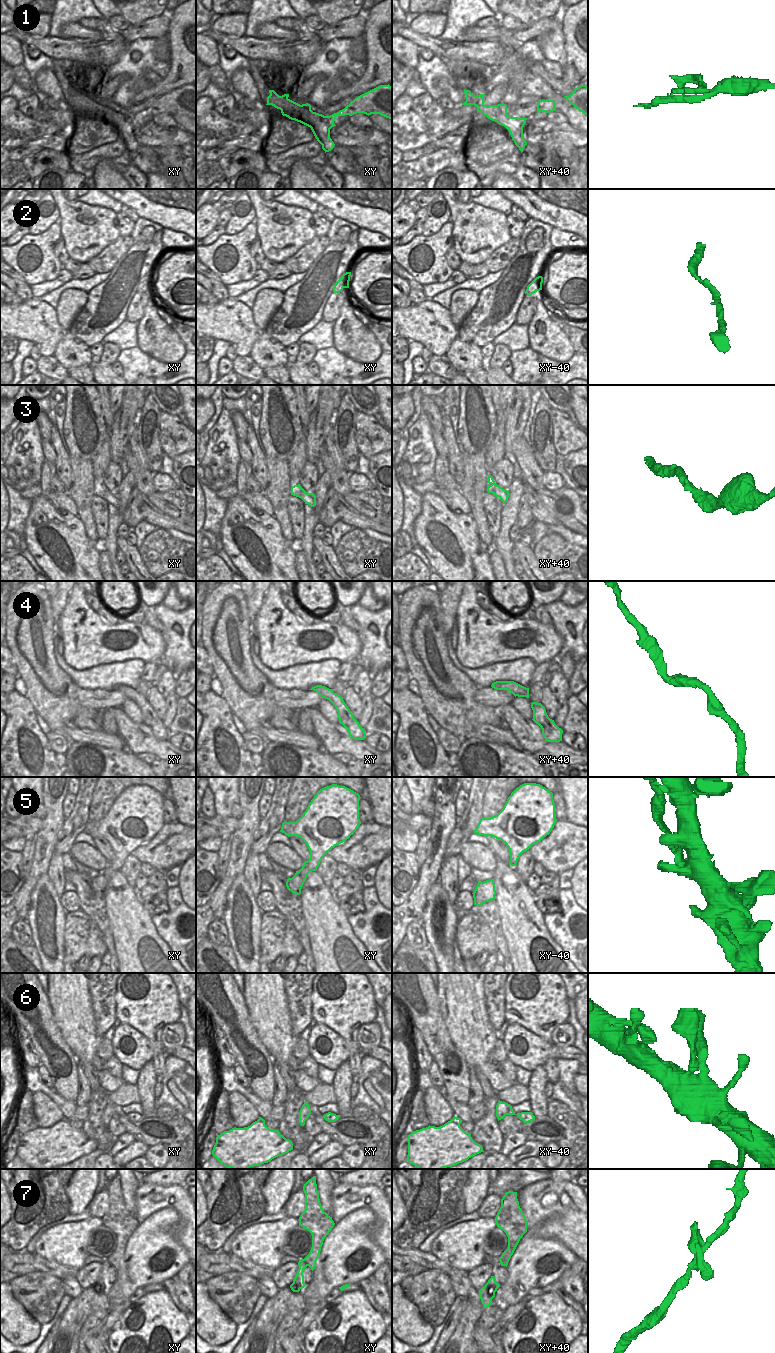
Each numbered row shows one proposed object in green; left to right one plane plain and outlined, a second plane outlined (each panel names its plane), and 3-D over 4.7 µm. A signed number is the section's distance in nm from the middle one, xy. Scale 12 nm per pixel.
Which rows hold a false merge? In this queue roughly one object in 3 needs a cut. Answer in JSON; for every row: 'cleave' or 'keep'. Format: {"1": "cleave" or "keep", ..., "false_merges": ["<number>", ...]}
{"1": "cleave", "2": "keep", "3": "keep", "4": "keep", "5": "cleave", "6": "keep", "7": "keep", "false_merges": ["1", "5"]}

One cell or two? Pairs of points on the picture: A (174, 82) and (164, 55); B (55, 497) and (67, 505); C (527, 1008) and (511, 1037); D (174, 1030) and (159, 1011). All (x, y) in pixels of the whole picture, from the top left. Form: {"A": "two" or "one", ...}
{"A": "two", "B": "one", "C": "two", "D": "two"}

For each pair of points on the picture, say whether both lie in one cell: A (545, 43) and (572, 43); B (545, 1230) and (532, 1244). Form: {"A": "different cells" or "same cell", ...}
{"A": "different cells", "B": "different cells"}

